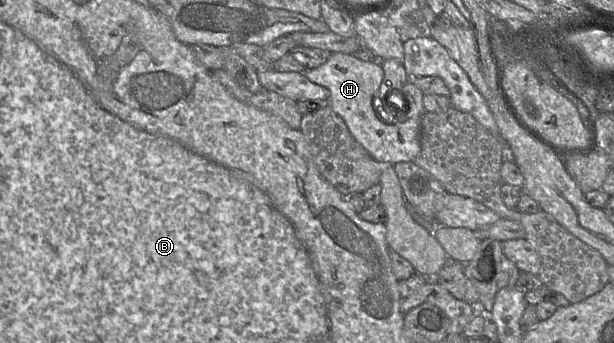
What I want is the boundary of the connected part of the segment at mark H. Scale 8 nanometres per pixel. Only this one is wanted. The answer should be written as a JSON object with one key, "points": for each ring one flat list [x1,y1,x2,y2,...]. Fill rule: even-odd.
{"points":[[331,53,328,60,303,73,311,82,329,90,327,104,345,122,355,140,378,162,396,164,414,162,421,150,420,129,422,117,398,122,386,101,378,98,384,77,380,65,365,62,354,54]]}

